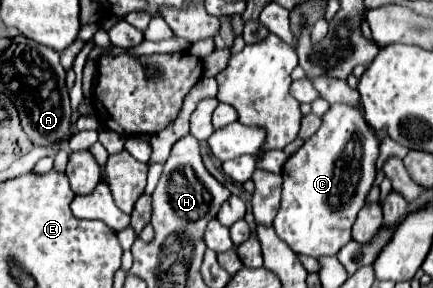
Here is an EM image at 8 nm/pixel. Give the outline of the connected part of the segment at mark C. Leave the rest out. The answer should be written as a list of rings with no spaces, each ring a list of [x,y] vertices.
[[[345,104],[331,106],[323,116],[321,128],[283,166],[281,208],[273,220],[277,236],[285,244],[289,244],[293,252],[301,252],[313,258],[335,256],[351,240],[351,228],[375,180],[377,158],[379,158],[379,140],[375,132],[369,128],[369,124],[365,124],[361,110]]]

